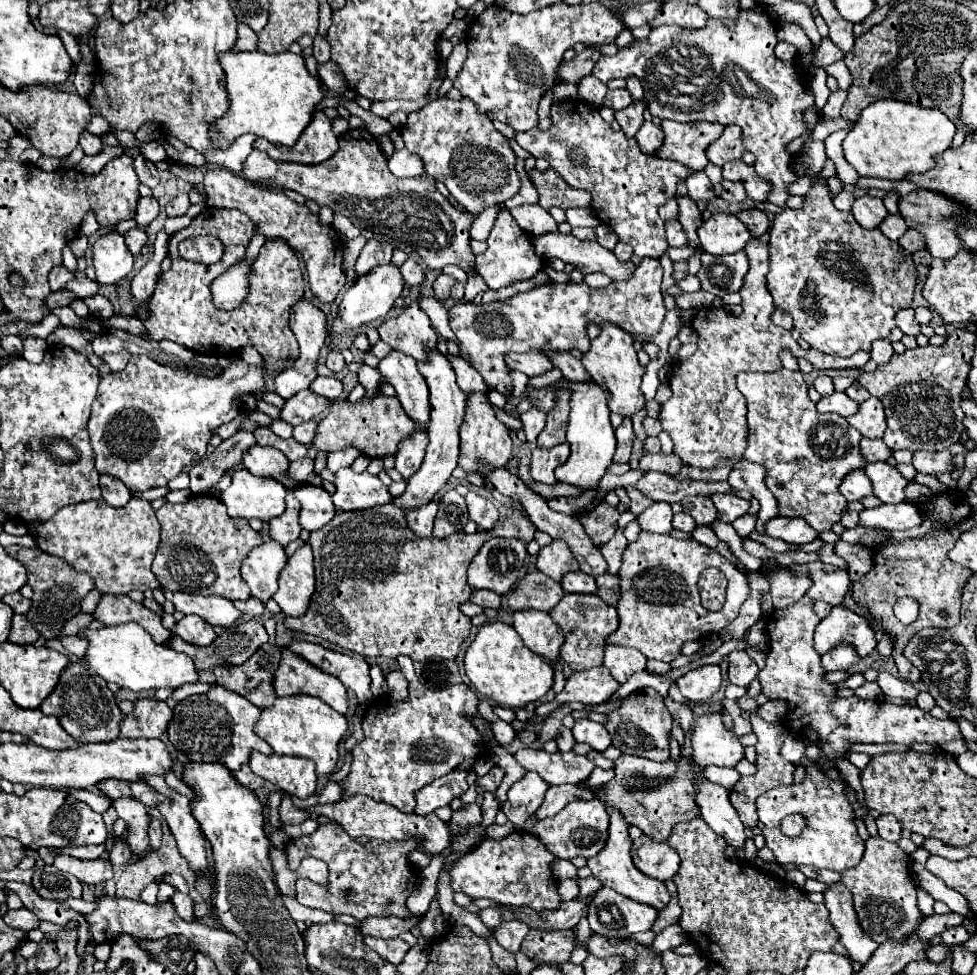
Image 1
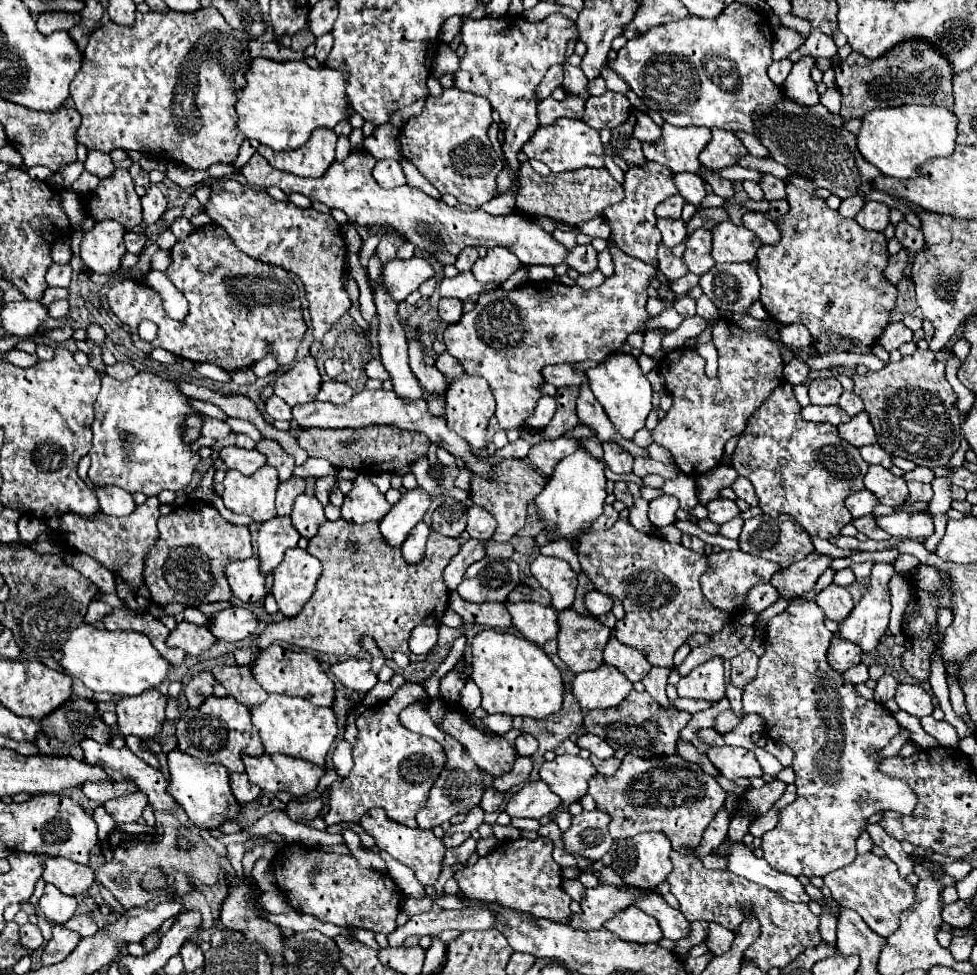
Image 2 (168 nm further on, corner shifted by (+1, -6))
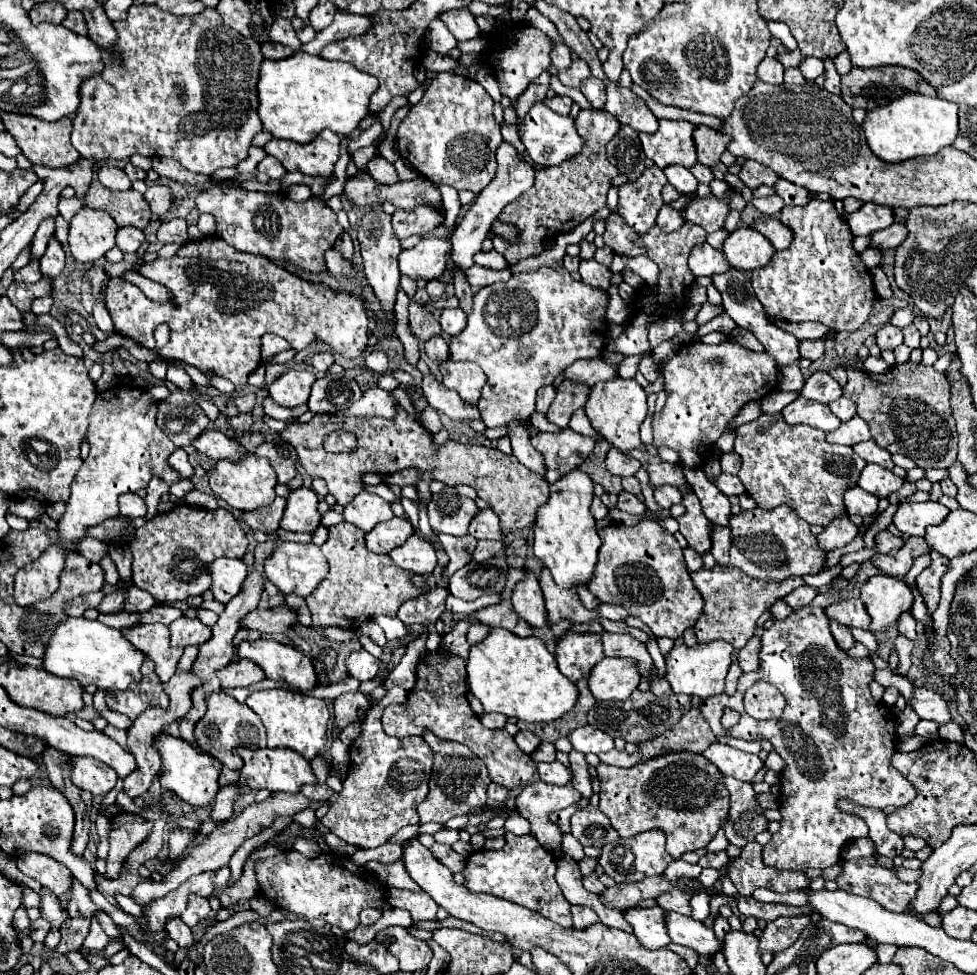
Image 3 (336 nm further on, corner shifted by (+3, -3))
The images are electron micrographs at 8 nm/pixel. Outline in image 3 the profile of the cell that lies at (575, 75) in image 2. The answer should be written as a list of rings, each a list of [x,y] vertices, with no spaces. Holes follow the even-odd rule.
[[[552,40],[552,52],[550,52],[550,60],[558,70],[564,70],[566,66],[570,66],[570,48],[564,42],[556,42]]]

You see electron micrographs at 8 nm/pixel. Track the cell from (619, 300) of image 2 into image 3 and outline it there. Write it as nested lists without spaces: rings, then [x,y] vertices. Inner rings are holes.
[[[542,266],[536,272],[512,274],[508,282],[498,282],[498,284],[490,284],[490,286],[482,288],[474,296],[474,312],[470,314],[466,328],[458,334],[458,338],[452,338],[452,342],[450,342],[450,356],[452,356],[452,360],[470,360],[470,362],[478,364],[484,370],[484,374],[486,374],[488,380],[486,380],[486,386],[482,388],[482,396],[478,400],[478,410],[480,410],[480,416],[482,416],[484,424],[488,428],[498,428],[498,426],[508,424],[510,420],[528,420],[532,416],[532,412],[536,410],[534,408],[534,402],[536,402],[538,388],[552,384],[554,378],[558,374],[562,374],[566,370],[566,366],[570,366],[574,360],[594,358],[594,356],[602,354],[602,348],[606,346],[606,328],[608,328],[608,324],[606,324],[606,306],[608,306],[608,294],[604,290],[590,288],[588,284],[574,280],[566,268],[548,268],[548,266]]]

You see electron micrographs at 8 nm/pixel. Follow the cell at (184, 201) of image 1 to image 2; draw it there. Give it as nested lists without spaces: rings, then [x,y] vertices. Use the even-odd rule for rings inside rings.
[[[178,217],[172,225],[170,225],[170,231],[176,235],[176,239],[184,239],[188,237],[188,233],[194,231],[194,227],[190,225],[190,221],[186,217]]]

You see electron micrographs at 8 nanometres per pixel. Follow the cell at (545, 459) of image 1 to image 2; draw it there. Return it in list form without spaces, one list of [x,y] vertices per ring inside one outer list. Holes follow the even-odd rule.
[[[560,437],[556,441],[548,441],[548,443],[538,443],[530,449],[528,453],[528,461],[534,469],[538,469],[540,473],[544,473],[546,477],[552,475],[556,463],[560,459],[564,459],[566,455],[572,455],[578,449],[578,441],[572,437]]]

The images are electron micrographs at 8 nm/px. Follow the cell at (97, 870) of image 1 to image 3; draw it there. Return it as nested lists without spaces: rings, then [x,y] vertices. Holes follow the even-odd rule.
[[[24,854],[18,858],[16,866],[22,874],[38,880],[42,888],[48,888],[56,896],[62,896],[70,890],[70,870],[66,870],[66,866],[54,862],[52,858],[46,858],[42,854]]]

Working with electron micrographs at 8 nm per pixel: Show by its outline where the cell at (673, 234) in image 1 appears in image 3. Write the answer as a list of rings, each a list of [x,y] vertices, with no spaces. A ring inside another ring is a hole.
[[[664,204],[664,206],[660,208],[660,212],[658,212],[656,224],[658,224],[662,230],[666,230],[666,232],[674,232],[674,230],[678,230],[678,228],[684,224],[684,218],[682,218],[682,214],[680,214],[676,208]]]

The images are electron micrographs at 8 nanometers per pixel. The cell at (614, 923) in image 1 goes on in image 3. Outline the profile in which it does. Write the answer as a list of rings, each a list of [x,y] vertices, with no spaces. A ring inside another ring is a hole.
[[[660,906],[630,908],[624,914],[626,914],[626,920],[630,922],[630,926],[634,928],[636,938],[648,950],[658,950],[672,942],[668,936],[668,930],[666,930],[666,922],[664,922],[666,910],[662,910]]]

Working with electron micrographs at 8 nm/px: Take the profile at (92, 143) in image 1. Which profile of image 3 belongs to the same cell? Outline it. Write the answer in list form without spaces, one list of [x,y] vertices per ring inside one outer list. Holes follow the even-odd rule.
[[[100,166],[96,176],[110,190],[130,190],[132,188],[132,182],[126,176],[126,172],[116,166]]]

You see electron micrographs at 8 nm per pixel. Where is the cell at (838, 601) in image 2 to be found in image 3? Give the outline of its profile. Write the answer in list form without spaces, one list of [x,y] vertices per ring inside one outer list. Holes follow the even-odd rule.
[[[860,598],[856,600],[842,600],[838,604],[832,604],[826,608],[826,614],[830,620],[838,620],[846,626],[868,630],[870,626],[870,616],[866,614],[864,602]]]

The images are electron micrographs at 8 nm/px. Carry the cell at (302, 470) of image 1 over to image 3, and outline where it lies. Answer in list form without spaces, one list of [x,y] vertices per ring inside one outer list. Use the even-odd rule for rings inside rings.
[[[276,496],[276,500],[266,506],[266,508],[258,508],[258,510],[244,510],[242,512],[242,522],[246,522],[252,530],[262,530],[262,532],[274,532],[278,530],[280,518],[284,514],[284,506],[286,500]]]

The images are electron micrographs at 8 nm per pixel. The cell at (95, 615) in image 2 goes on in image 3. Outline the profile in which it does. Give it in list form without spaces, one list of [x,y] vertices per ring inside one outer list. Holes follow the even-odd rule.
[[[120,580],[120,588],[118,588],[116,592],[112,592],[112,594],[104,596],[104,600],[100,602],[98,610],[104,612],[104,614],[114,614],[114,612],[122,610],[122,608],[124,608],[124,594],[126,594],[126,588],[128,588],[128,586],[130,586],[128,582]]]

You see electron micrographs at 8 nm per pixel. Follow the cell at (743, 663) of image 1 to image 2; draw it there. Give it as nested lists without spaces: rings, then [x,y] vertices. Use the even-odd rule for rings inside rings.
[[[744,651],[738,657],[732,659],[732,675],[730,683],[734,687],[744,689],[752,679],[756,679],[756,669],[758,669],[758,657],[752,651]]]

